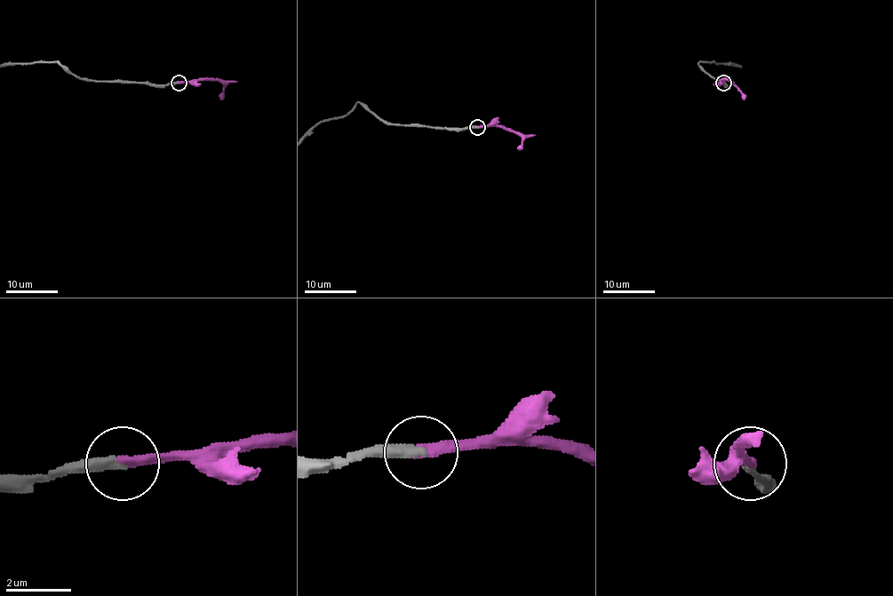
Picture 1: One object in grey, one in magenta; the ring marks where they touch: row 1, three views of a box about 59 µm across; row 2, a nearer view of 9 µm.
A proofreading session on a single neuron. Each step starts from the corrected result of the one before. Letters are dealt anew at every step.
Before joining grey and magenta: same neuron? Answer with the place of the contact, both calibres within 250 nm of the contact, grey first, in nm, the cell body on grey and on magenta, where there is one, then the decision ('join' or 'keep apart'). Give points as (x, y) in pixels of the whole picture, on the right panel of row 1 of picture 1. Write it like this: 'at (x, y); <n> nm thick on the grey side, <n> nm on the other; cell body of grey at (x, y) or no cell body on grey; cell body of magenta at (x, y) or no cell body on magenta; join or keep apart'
at (723, 83); 400 nm thick on the grey side, 340 nm on the other; no cell body on grey; no cell body on magenta; join

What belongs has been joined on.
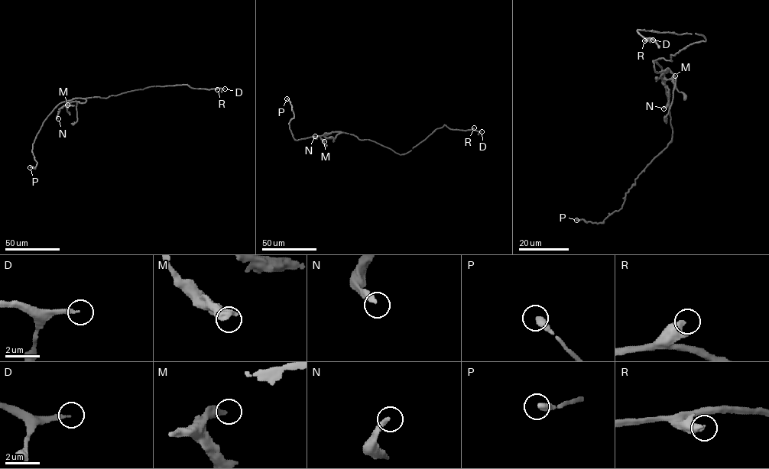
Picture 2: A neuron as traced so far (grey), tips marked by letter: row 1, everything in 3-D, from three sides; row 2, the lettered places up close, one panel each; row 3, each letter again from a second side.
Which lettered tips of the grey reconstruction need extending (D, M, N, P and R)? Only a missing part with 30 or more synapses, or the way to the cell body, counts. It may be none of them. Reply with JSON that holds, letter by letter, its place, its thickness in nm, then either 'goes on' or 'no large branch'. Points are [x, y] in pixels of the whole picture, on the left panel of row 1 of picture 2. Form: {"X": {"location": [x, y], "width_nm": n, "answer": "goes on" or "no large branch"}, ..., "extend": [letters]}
{"D": {"location": [225, 88], "width_nm": 200, "answer": "goes on"}, "M": {"location": [67, 105], "width_nm": 320, "answer": "no large branch"}, "N": {"location": [58, 118], "width_nm": 280, "answer": "no large branch"}, "P": {"location": [30, 167], "width_nm": 360, "answer": "no large branch"}, "R": {"location": [217, 89], "width_nm": 440, "answer": "no large branch"}, "extend": ["D"]}

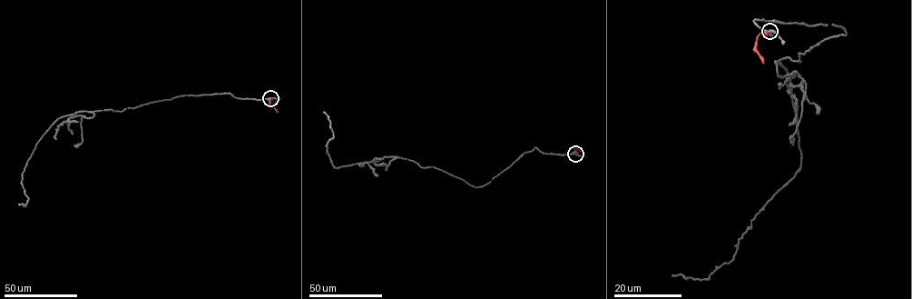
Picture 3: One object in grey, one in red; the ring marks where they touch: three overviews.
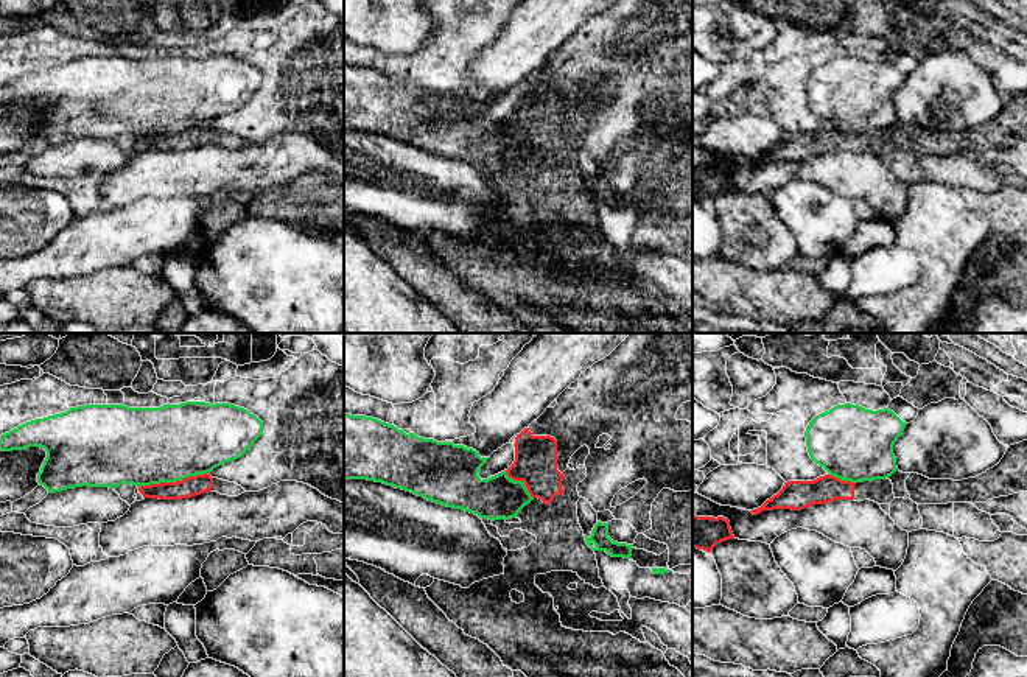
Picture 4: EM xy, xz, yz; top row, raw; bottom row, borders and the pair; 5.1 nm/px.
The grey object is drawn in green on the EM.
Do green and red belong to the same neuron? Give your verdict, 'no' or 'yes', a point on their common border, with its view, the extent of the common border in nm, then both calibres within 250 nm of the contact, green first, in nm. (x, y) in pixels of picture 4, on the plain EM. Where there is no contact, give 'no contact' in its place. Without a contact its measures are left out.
no | xy (173, 133) | 360 nm | 400/110 nm

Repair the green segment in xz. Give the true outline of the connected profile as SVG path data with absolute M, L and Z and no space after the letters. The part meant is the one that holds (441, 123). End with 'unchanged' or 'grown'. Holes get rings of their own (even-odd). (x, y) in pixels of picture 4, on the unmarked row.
M344 65L344 131L383 134L492 173L514 170L534 149L524 134L510 131L506 121L481 131L478 125L487 110L464 96L406 86L373 68Z; unchanged

